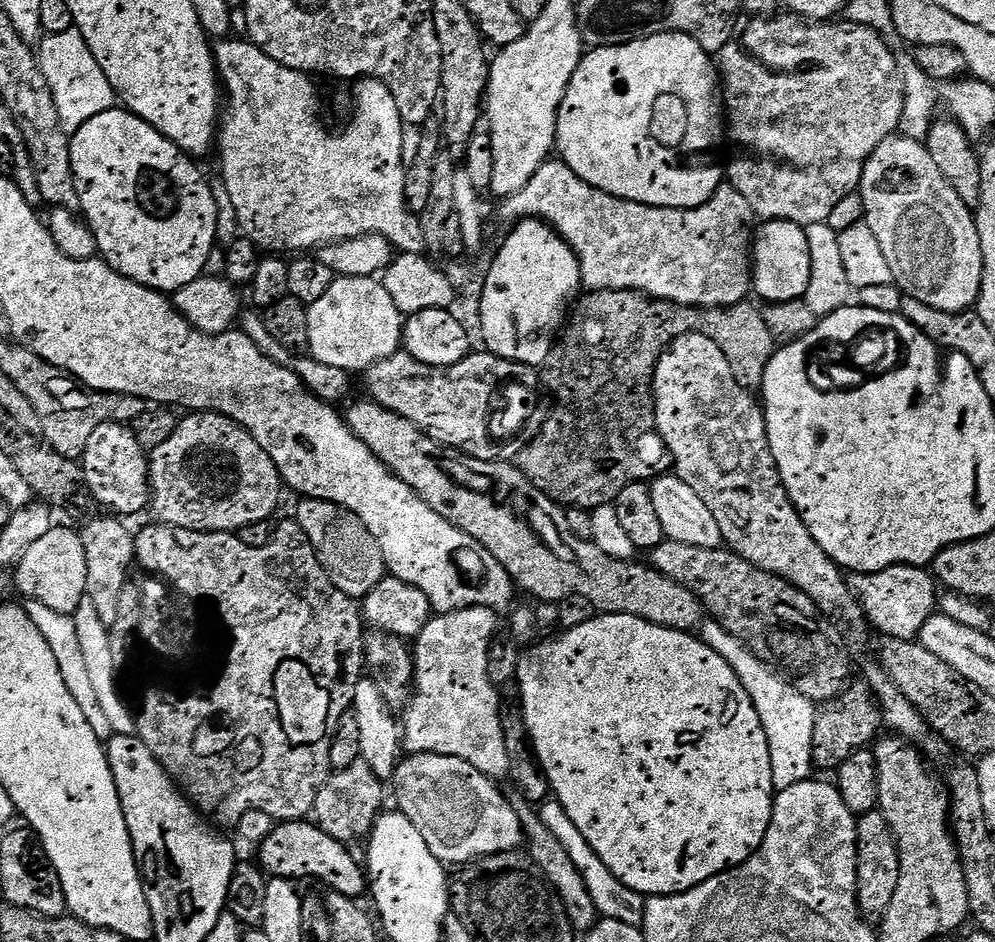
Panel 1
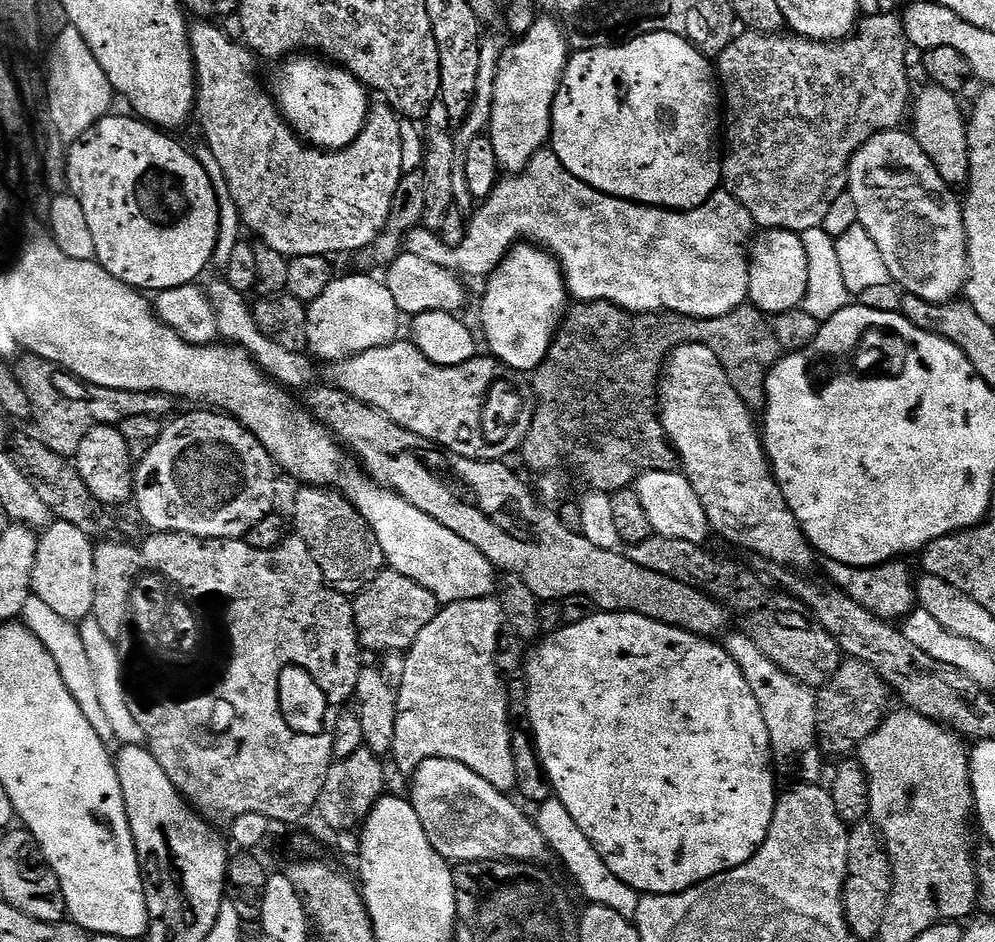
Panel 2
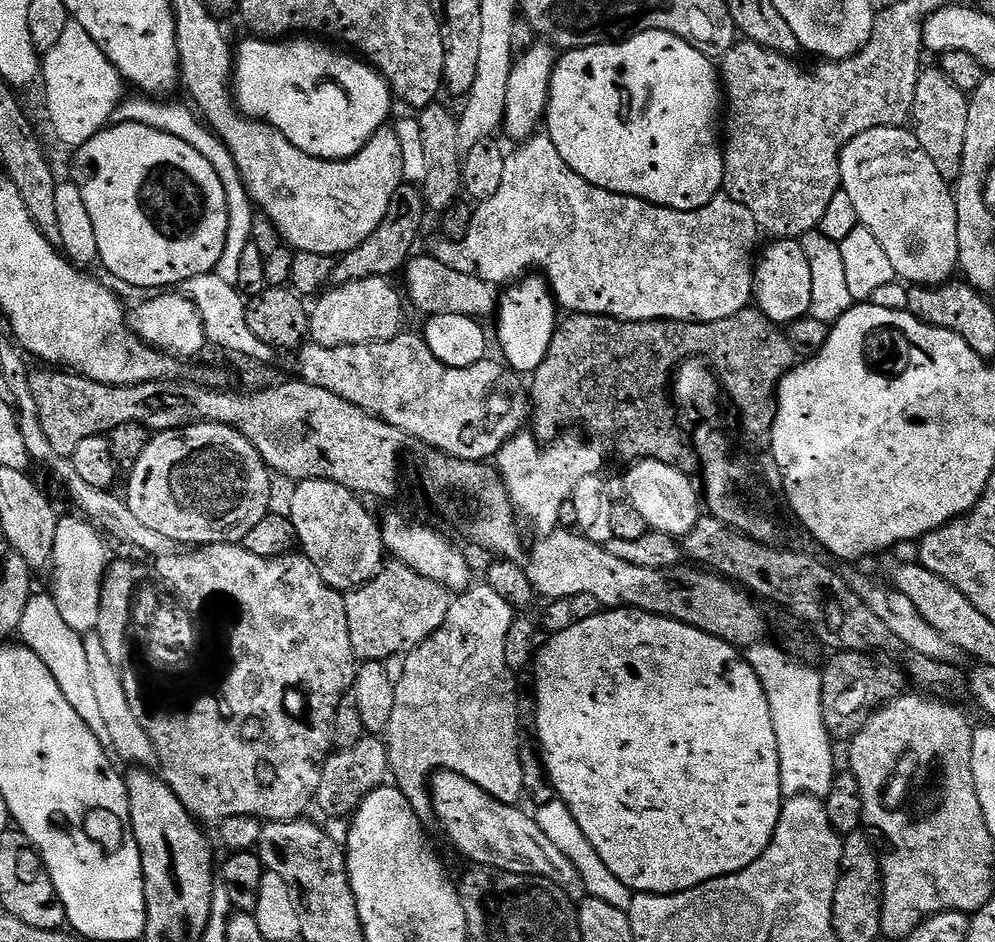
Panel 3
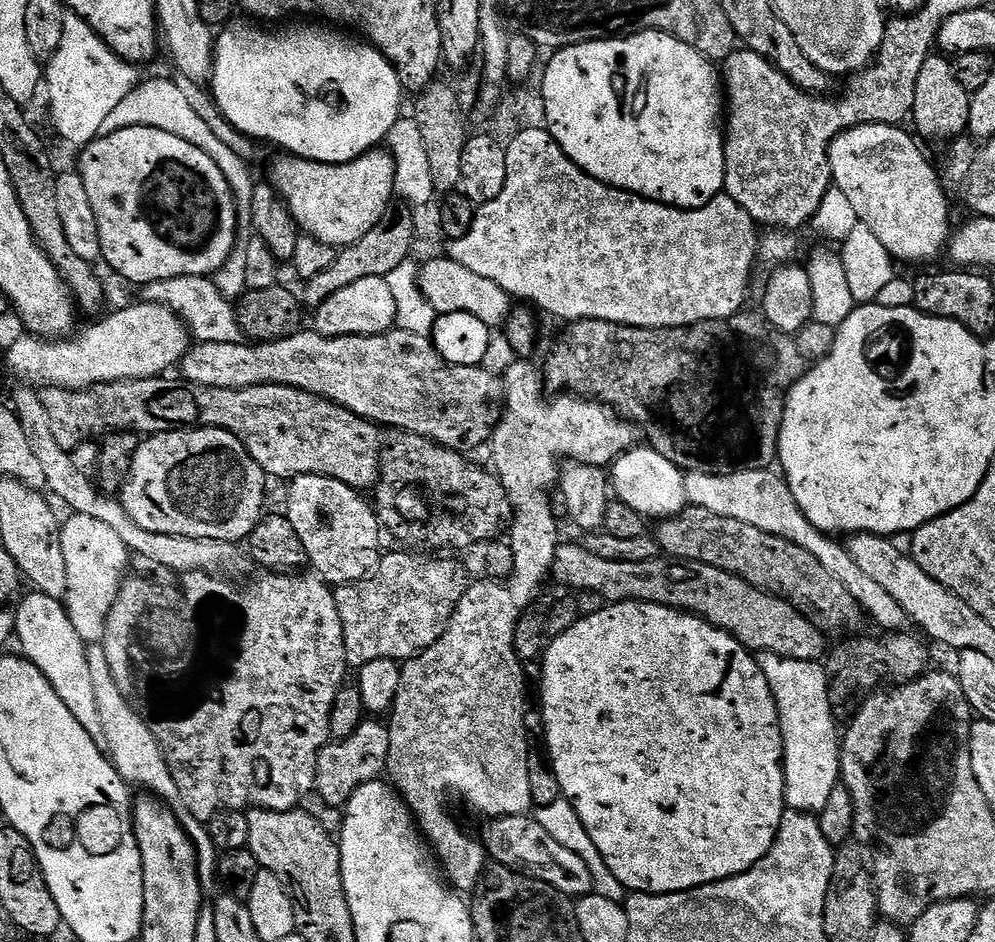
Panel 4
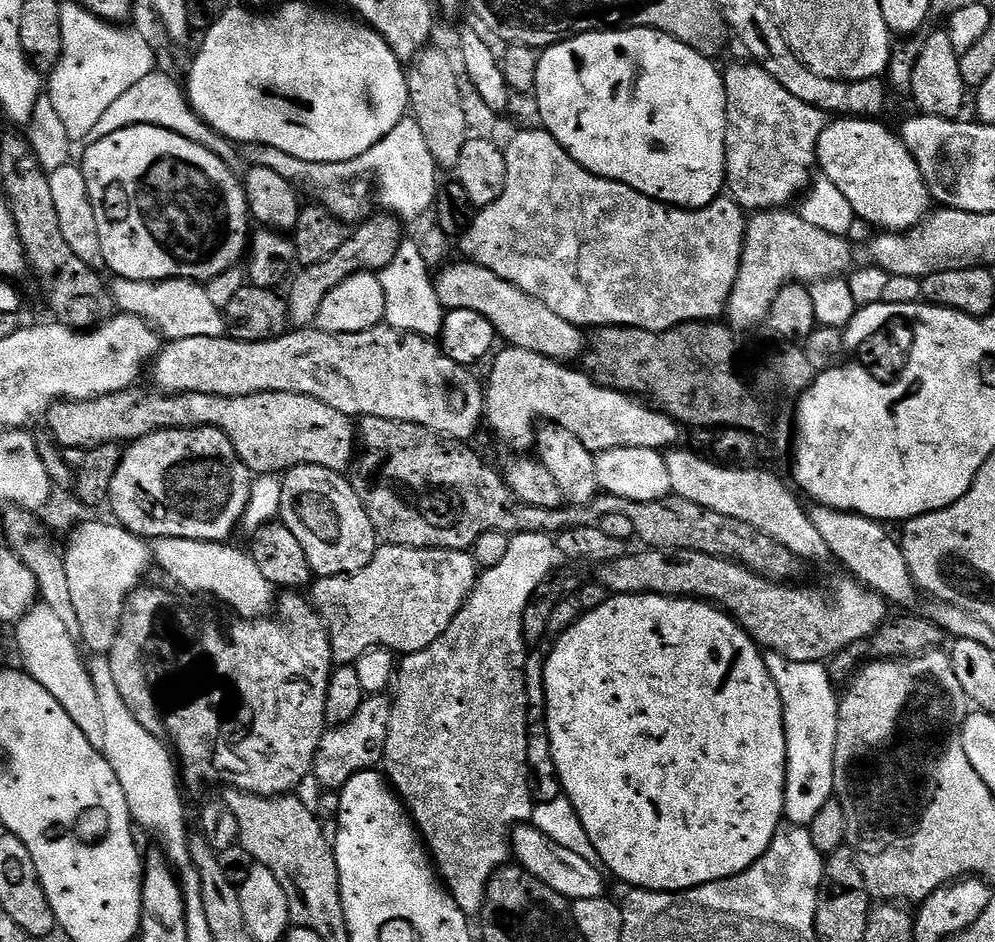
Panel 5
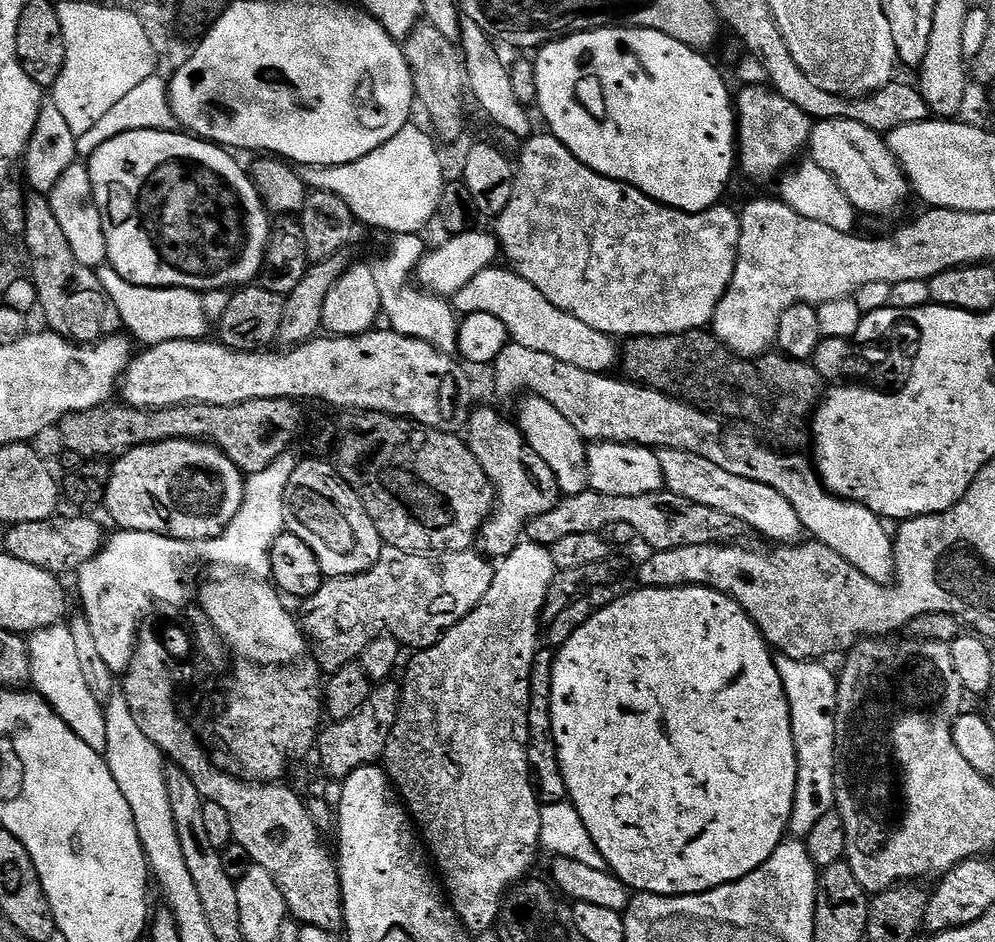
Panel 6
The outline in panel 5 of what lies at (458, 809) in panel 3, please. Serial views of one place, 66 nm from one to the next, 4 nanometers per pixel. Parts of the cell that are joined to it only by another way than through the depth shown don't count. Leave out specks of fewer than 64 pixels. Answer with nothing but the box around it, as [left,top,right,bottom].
[510,826,605,901]

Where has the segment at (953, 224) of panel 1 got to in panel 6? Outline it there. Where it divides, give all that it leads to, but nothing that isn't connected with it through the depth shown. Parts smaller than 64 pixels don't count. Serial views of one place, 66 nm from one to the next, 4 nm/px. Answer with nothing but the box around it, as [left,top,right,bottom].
[807,120,910,216]

